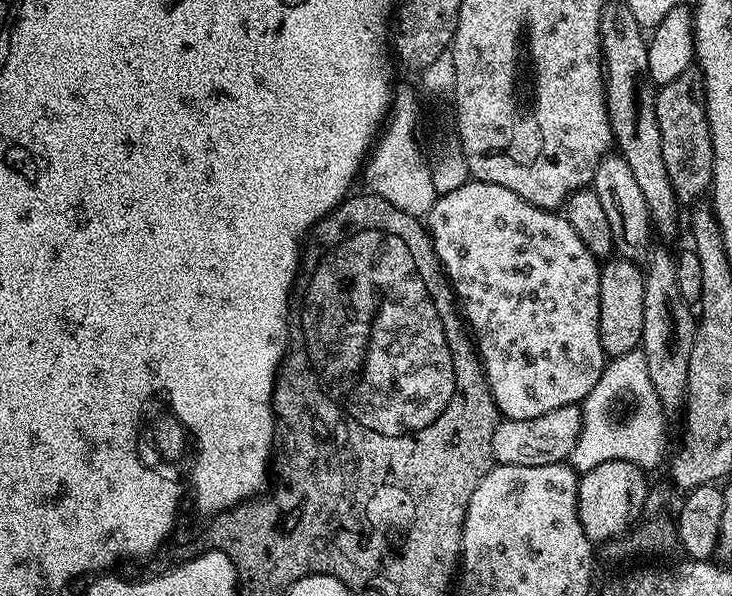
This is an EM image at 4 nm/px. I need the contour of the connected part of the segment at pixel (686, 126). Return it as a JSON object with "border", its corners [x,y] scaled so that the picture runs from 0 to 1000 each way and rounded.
{"border":[[[955,112],[940,114],[921,138],[906,143],[896,156],[899,225],[904,225],[904,267],[910,272],[910,292],[930,344],[945,346],[956,327],[973,312],[975,245],[970,232],[970,211],[962,163],[962,126]]]}

